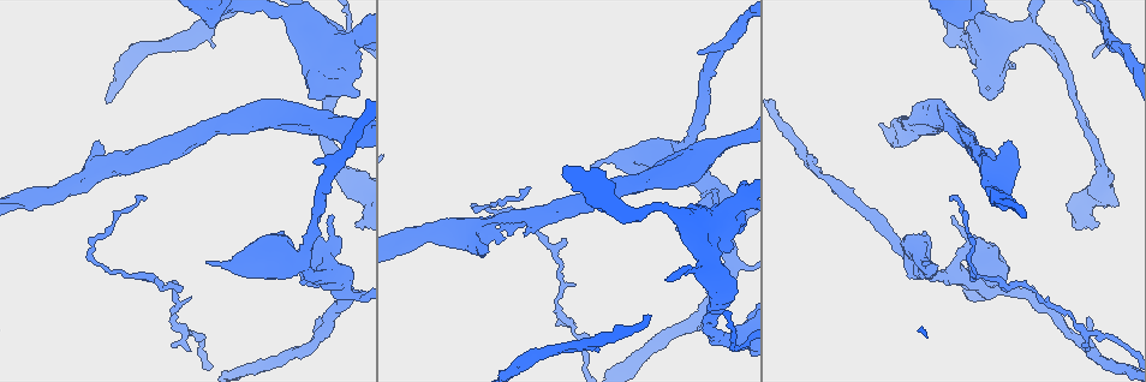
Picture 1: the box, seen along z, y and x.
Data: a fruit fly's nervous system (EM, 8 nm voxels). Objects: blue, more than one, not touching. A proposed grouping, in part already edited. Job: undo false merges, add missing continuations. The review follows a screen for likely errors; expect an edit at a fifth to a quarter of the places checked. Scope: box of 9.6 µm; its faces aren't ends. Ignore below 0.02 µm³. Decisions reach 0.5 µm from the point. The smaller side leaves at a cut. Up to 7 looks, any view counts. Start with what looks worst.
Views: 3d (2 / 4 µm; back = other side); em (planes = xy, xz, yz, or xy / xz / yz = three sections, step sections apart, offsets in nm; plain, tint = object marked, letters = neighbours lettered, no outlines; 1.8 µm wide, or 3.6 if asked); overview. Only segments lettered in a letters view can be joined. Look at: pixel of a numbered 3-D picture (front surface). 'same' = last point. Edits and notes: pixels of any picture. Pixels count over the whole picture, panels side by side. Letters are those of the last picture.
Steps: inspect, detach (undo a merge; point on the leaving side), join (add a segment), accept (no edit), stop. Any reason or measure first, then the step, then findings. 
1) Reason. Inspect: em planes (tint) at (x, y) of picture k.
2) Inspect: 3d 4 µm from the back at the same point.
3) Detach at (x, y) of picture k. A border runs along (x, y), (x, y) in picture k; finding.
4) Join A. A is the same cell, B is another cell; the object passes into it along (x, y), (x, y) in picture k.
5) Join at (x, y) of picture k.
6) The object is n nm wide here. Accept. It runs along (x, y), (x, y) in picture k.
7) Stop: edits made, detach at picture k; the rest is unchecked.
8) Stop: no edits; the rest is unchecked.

An open end. Inspect: 3d 2 µm at (212, 45) of picture 1.

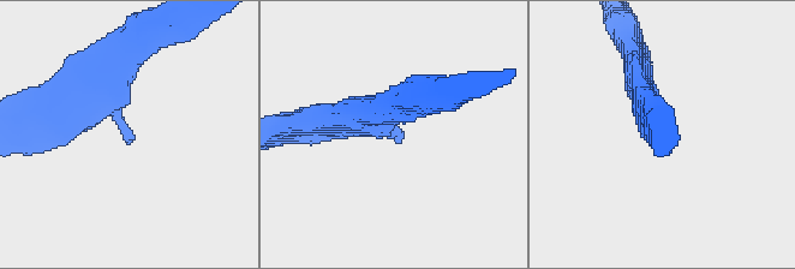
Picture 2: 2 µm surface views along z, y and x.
Shape alone is not enough. Inspect: em 3.6 µm yz step 4 (tint) at (129, 141) of picture 2.

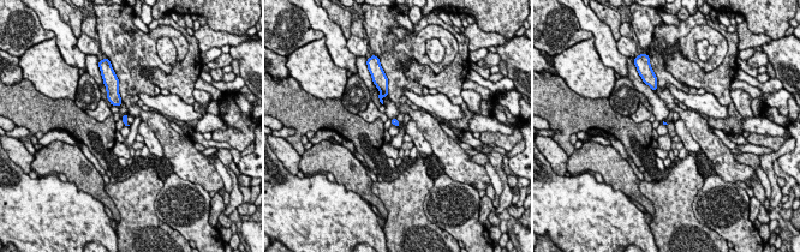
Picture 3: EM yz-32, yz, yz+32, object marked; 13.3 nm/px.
Inspect: em 3.6 µm planes (letters) at the same point.

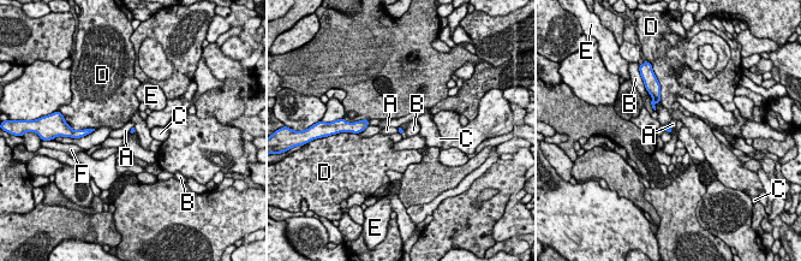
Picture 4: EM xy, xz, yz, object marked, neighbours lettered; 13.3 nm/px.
Accept. A, B, C, D, E and F are other cells; a border runs along (664, 130), (670, 134) in picture 4; no lettered segment goes on from it.

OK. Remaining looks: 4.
Thick turns thin. Inspect: 3d 4 µm at (1101, 176) of picture 1.

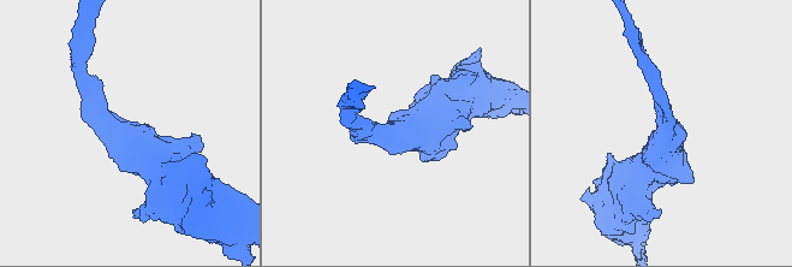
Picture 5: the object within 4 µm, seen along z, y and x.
The arms are 200, 600 nm wide; now the EM. Inspect: em 3.6 µm xz step 8 (tint) at (669, 134) of picture 5.

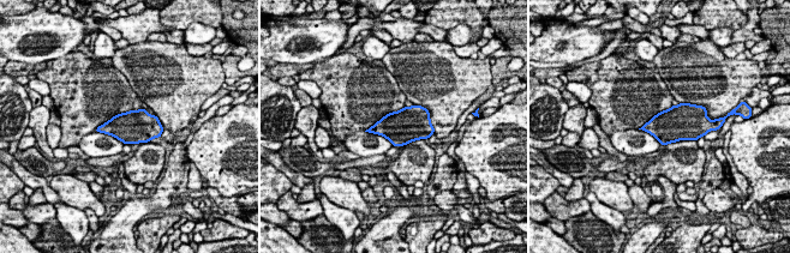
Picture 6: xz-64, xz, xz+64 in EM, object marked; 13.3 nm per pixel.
Cut it another way. Inspect: em 3.6 µm planes (letters) at the same point.

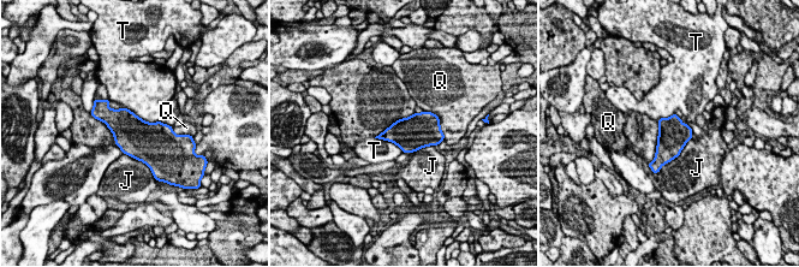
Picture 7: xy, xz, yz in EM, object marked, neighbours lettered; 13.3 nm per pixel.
The longest contact is with J, 650 nm. Accept. J, Q and T are other cells; a border runs along (129, 108), (148, 122), (159, 122) in picture 7; all the same cell.

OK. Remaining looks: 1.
Stop: no edits; the rest is unchecked.

